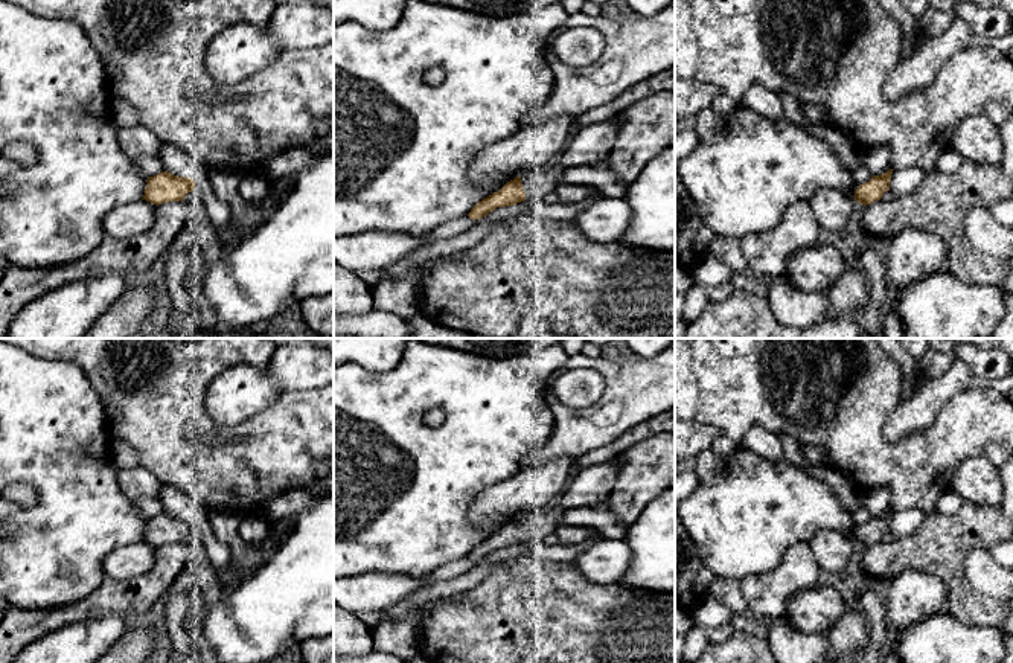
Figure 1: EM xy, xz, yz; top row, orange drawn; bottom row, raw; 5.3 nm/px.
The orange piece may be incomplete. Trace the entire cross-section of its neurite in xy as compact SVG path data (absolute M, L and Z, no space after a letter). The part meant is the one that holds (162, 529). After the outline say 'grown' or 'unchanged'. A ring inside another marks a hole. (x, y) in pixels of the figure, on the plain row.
M168 512L148 518L142 541L155 547L169 543L193 543L201 550L195 523L187 518L172 517Z; grown

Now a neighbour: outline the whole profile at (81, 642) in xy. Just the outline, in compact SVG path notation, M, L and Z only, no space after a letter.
M119 614L73 622L32 642L12 663L96 663L125 633Z

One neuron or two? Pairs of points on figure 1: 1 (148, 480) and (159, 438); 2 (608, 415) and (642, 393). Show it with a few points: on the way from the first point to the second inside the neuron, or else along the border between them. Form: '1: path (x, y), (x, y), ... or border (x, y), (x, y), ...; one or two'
1: border (139, 465), (150, 470), (162, 482); two
2: path (616, 412), (634, 393); one

